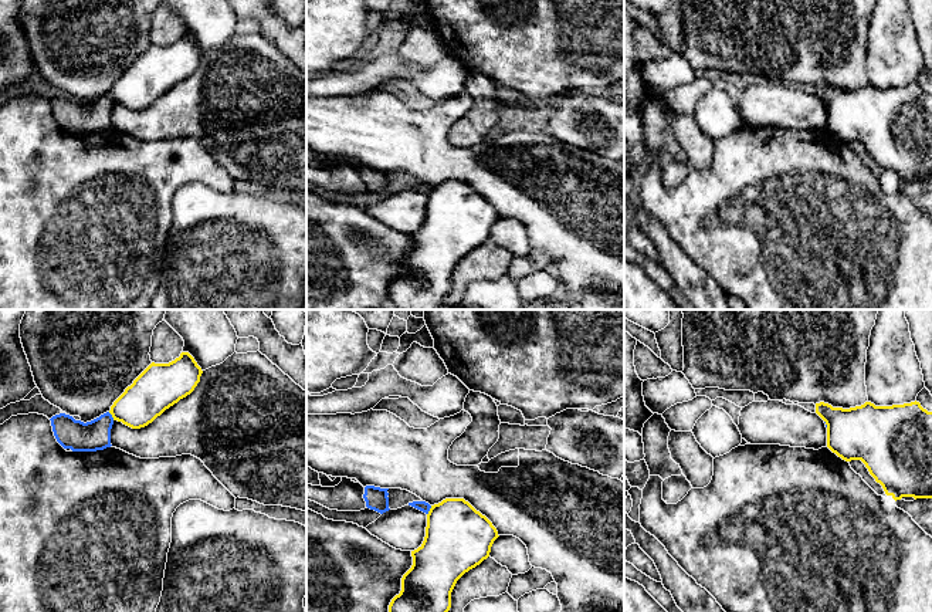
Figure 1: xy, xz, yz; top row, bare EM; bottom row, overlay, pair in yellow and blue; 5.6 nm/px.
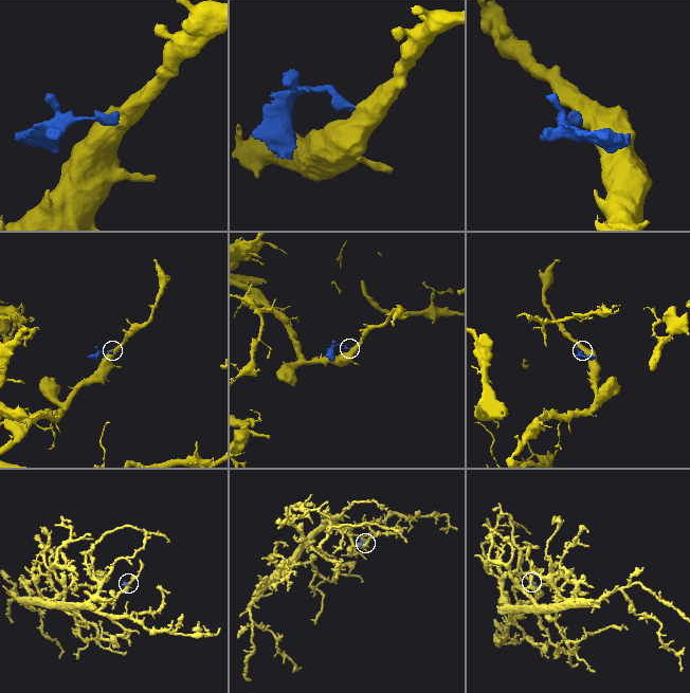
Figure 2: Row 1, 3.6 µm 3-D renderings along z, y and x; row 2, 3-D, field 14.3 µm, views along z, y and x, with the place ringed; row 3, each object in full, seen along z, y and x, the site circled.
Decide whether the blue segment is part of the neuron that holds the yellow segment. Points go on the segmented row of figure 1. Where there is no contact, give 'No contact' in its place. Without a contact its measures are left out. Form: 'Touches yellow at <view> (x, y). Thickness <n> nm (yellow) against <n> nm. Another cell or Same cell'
Touches yellow at xz (430, 510). Thickness 360 nm (yellow) against 60 nm. Another cell

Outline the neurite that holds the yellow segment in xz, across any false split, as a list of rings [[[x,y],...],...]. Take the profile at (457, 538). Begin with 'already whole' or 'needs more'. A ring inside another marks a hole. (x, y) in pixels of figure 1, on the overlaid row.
already whole; [[[445,498],[431,506],[424,541],[411,551],[413,565],[403,575],[401,591],[392,599],[389,612],[448,612],[457,581],[489,557],[498,537],[492,523],[464,498]]]

